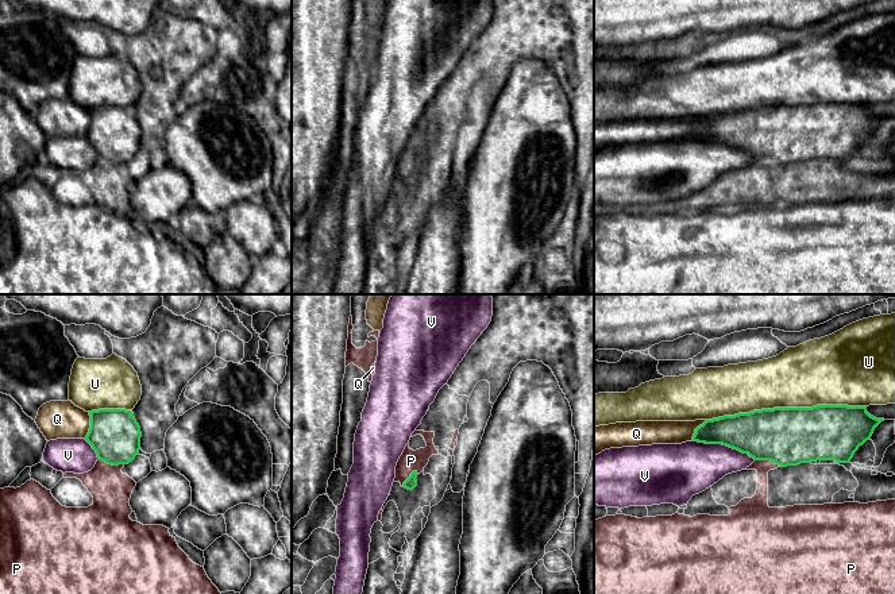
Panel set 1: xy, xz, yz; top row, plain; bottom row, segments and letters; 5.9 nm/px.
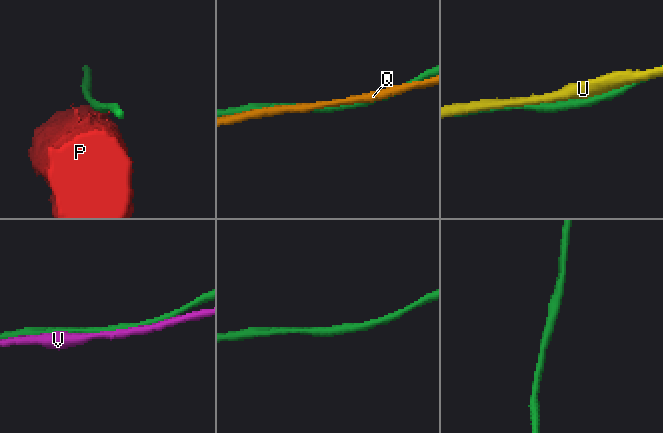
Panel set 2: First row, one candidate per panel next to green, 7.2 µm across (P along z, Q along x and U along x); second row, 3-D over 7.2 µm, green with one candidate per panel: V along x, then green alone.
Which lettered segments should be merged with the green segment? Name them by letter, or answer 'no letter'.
no letter

